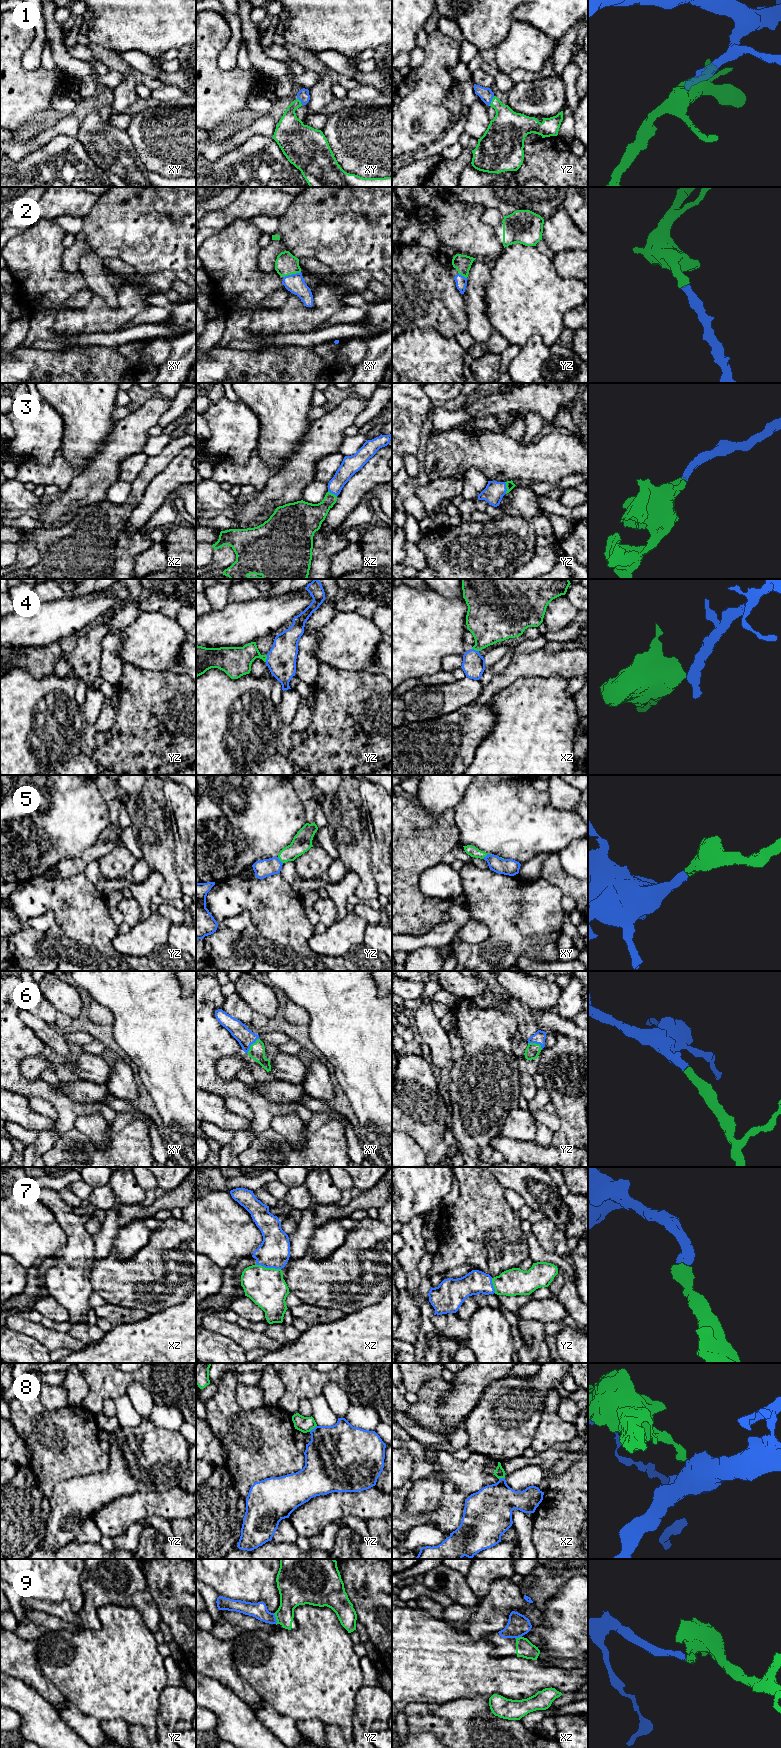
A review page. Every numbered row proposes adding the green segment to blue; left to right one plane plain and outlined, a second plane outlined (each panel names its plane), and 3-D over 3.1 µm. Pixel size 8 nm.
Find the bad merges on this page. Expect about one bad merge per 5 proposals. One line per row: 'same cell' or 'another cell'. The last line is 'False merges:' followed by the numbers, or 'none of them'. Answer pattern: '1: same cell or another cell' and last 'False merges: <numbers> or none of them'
1: same cell
2: same cell
3: same cell
4: same cell
5: same cell
6: same cell
7: same cell
8: another cell
9: same cell
False merges: 8

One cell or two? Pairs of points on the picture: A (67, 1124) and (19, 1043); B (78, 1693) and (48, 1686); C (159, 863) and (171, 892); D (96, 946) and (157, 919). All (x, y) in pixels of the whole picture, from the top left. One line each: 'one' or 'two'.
A: one
B: two
C: one
D: two

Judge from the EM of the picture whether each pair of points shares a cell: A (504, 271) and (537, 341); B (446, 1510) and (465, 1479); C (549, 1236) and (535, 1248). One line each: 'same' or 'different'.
A: different
B: same
C: different

